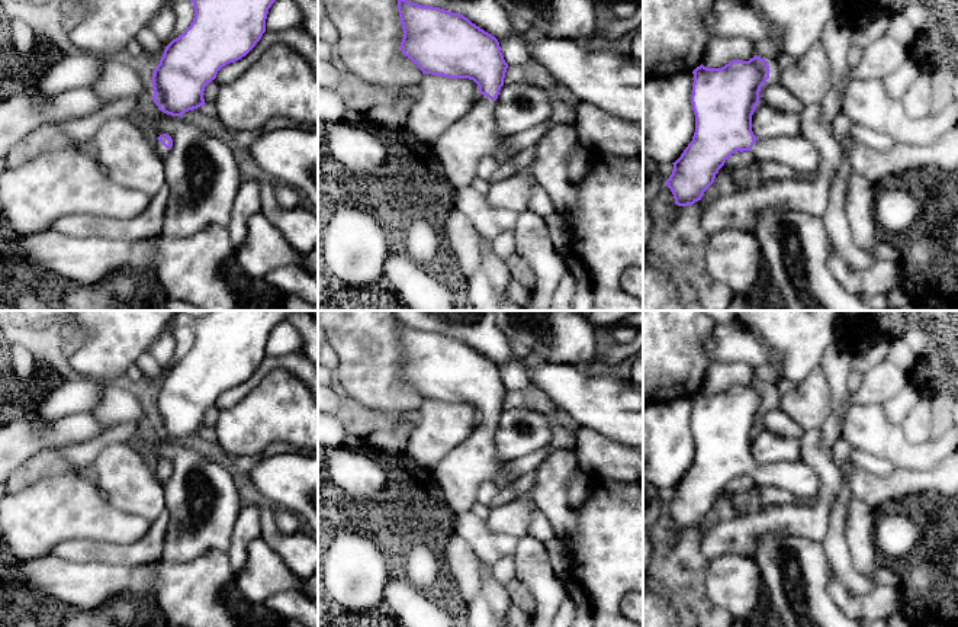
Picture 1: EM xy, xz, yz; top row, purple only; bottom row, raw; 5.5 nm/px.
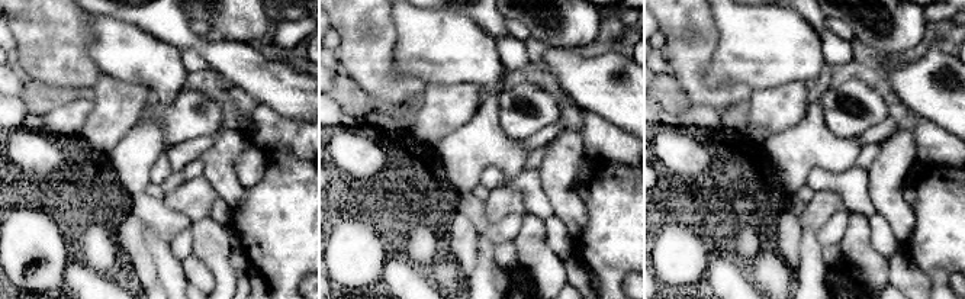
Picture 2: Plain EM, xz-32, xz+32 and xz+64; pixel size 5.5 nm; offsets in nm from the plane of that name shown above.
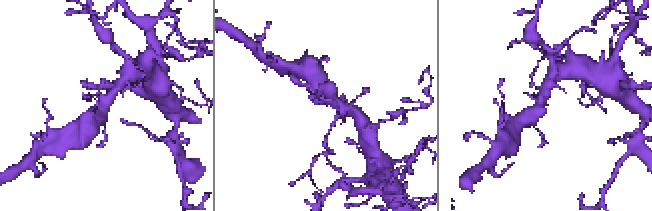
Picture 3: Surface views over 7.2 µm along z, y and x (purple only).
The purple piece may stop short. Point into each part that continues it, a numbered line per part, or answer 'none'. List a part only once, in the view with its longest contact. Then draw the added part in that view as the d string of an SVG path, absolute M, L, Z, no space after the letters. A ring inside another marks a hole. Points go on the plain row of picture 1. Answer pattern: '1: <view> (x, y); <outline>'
1: xz (460, 473); M479 418L470 437L453 448L433 472L446 504L456 515L470 512L479 486L483 482L495 483L508 463L495 454L495 430L496 425Z

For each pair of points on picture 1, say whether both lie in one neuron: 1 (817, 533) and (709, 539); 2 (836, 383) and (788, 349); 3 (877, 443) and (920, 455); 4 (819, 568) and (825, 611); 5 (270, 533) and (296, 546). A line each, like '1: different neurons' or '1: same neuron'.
1: same neuron
2: different neurons
3: same neuron
4: same neuron
5: same neuron

